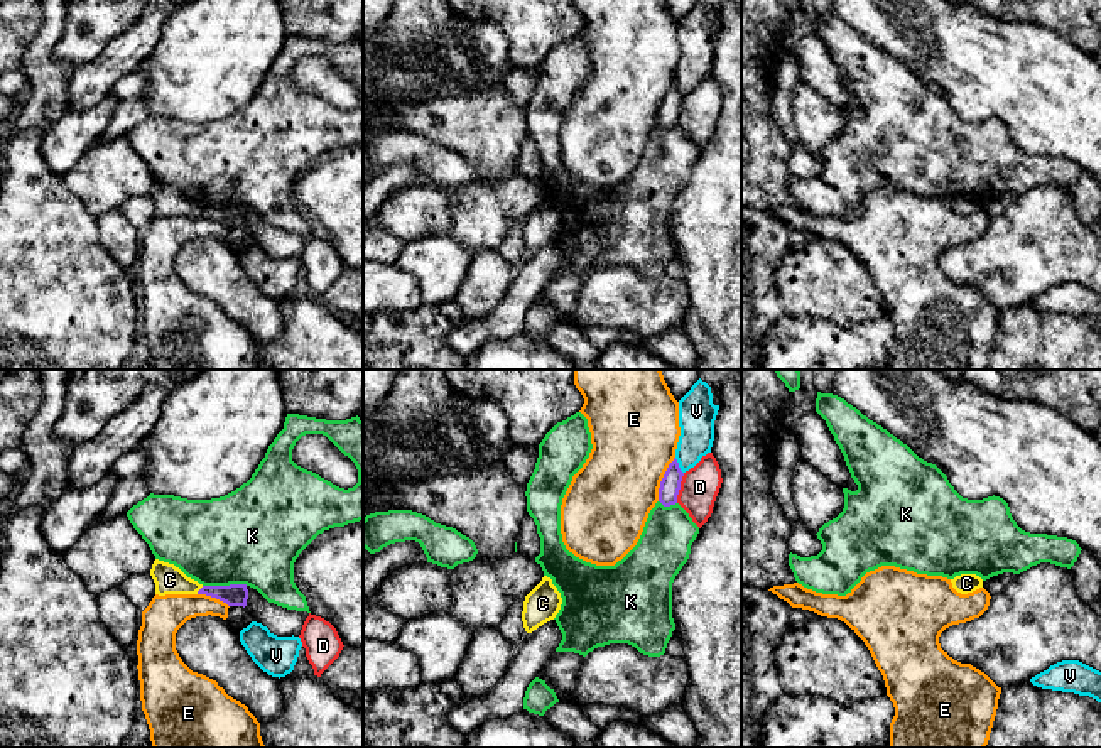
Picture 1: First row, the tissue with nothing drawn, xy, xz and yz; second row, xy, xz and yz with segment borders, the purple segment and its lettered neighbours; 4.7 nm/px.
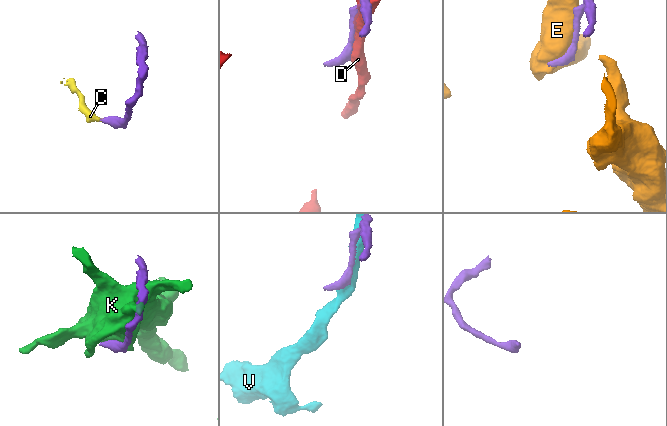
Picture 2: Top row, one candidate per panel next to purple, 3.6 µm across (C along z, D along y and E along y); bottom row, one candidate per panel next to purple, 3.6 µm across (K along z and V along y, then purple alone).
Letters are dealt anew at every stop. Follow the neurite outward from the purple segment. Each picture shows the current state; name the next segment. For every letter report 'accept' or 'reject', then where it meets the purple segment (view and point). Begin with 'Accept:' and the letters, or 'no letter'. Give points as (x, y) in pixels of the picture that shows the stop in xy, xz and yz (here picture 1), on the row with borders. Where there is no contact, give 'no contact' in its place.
Accept: C
C: accept | xy (200, 590)
D: reject | xz (679, 488)
E: reject | xz (662, 478)
K: reject | xy (225, 586)
V: reject | xz (677, 466)

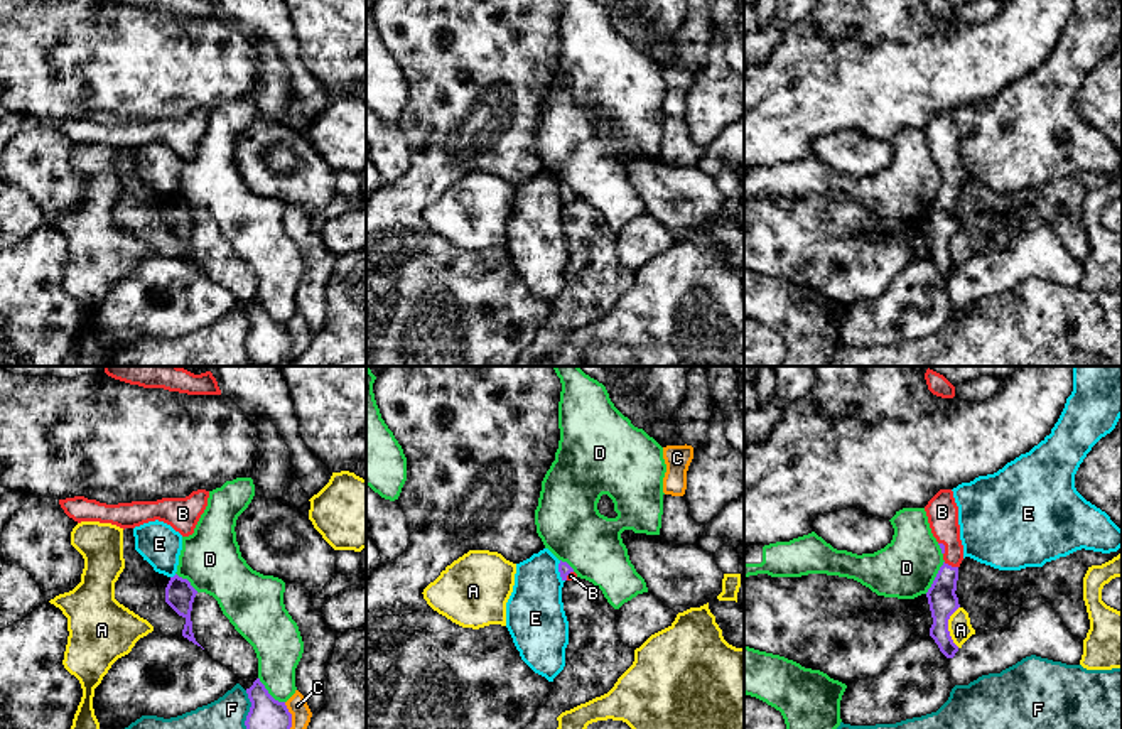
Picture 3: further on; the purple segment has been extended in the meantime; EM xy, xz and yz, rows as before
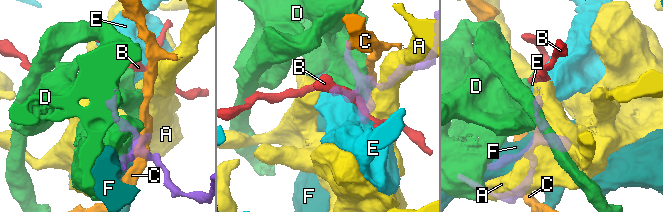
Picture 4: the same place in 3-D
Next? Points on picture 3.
Accept: B
A: reject | yz (947, 626)
B: accept | yz (950, 566)
C: reject | xy (291, 716)
D: reject | yz (935, 577)
E: reject | xz (559, 571)
F: reject | xy (250, 709)

